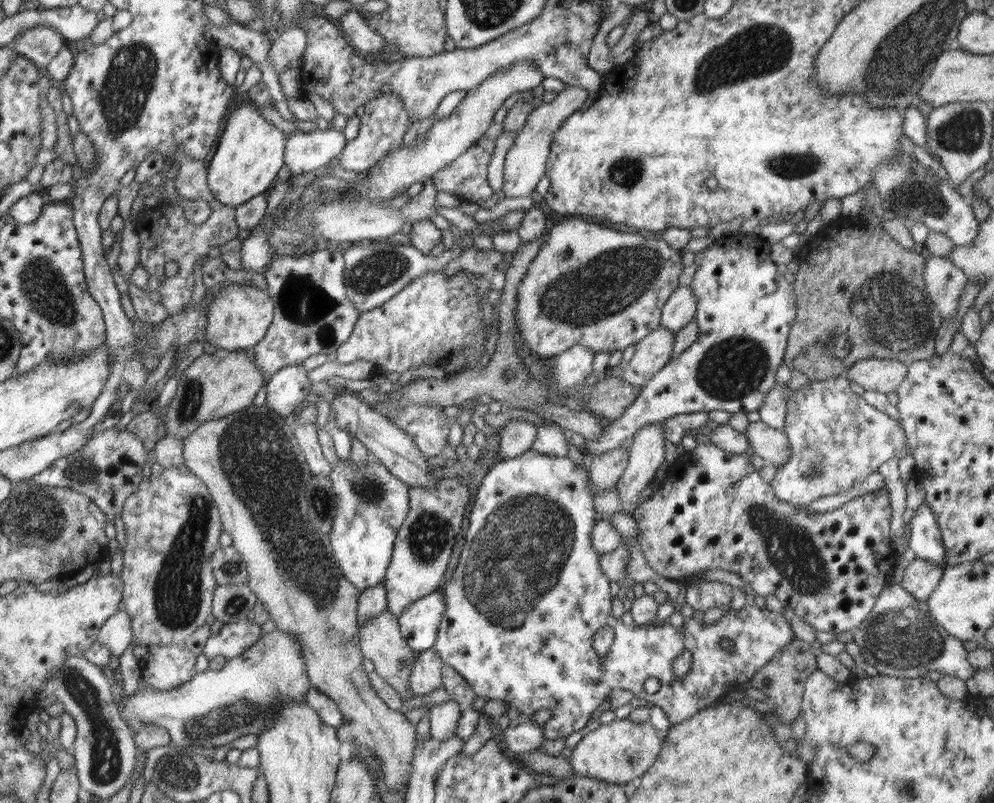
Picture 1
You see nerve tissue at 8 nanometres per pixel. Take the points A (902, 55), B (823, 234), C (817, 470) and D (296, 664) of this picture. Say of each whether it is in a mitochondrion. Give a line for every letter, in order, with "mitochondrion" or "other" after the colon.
A: mitochondrion
B: other
C: mitochondrion
D: other

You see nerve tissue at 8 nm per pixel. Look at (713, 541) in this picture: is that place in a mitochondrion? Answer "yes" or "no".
no

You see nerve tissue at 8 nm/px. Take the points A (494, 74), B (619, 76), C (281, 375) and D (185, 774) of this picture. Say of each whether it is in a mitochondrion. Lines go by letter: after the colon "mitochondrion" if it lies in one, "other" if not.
A: other
B: other
C: other
D: mitochondrion

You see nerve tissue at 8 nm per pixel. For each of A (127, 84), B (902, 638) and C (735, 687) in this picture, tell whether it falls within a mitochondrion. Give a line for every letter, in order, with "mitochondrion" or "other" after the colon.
A: mitochondrion
B: mitochondrion
C: other

